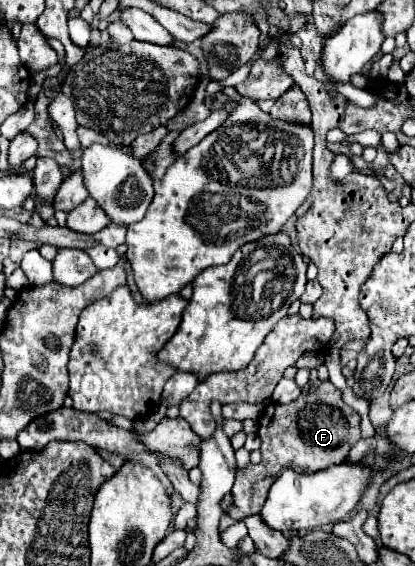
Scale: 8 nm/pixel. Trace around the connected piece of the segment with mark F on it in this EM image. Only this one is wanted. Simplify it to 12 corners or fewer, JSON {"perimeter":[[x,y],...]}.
{"perimeter":[[330,381],[258,419],[262,463],[238,467],[226,515],[260,513],[282,469],[348,457],[360,415]]}

